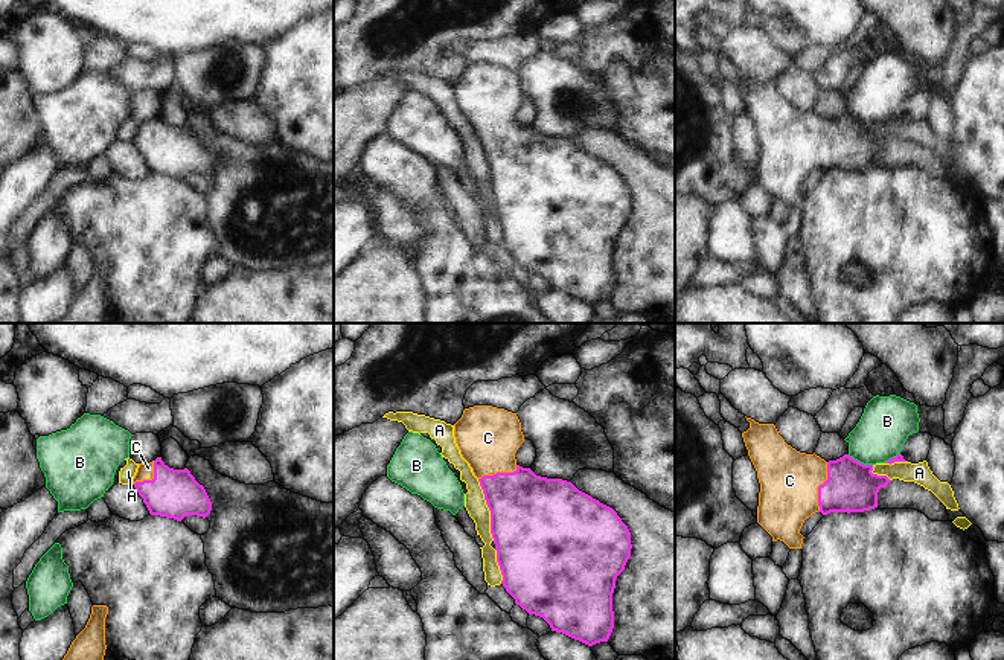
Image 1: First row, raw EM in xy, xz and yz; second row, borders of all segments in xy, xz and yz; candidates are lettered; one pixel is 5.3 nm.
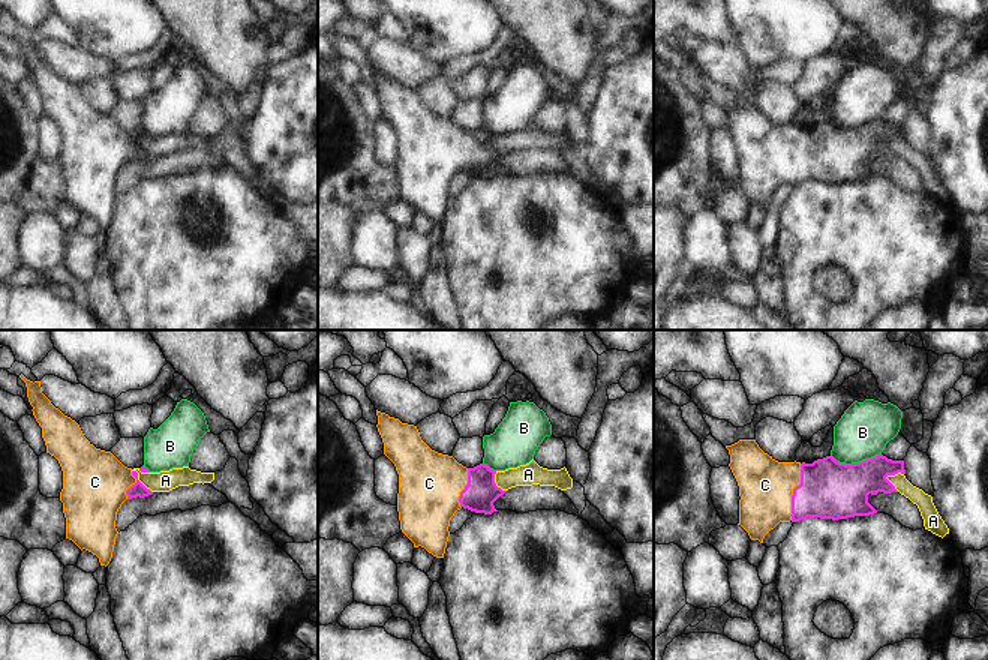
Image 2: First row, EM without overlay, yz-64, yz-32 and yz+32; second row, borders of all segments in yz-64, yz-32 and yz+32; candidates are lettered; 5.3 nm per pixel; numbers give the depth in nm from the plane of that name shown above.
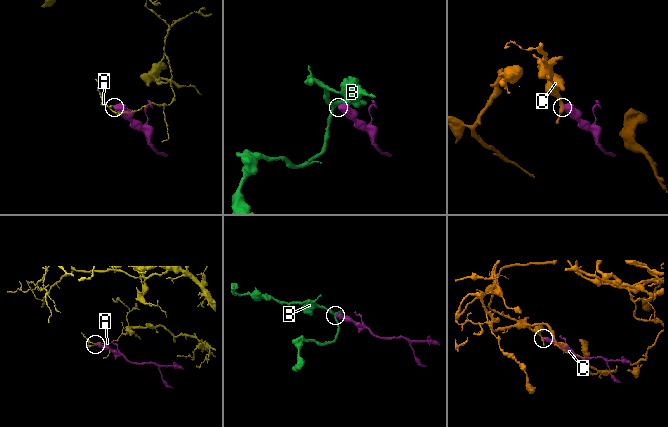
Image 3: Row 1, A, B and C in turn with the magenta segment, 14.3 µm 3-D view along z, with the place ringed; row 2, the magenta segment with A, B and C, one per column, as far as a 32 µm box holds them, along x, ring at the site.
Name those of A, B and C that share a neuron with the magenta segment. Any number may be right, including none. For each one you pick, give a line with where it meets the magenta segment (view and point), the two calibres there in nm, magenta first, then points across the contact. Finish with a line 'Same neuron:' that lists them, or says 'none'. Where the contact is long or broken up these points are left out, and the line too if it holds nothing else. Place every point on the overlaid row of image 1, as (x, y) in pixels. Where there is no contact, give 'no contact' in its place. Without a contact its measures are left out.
C: contact yz (818, 486); calibres 260 and 320 nm; way yz (850, 486), (818, 486), (794, 485), (789, 480)
Same neuron: C

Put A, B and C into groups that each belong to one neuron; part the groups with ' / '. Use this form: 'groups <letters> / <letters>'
groups A / B / C

